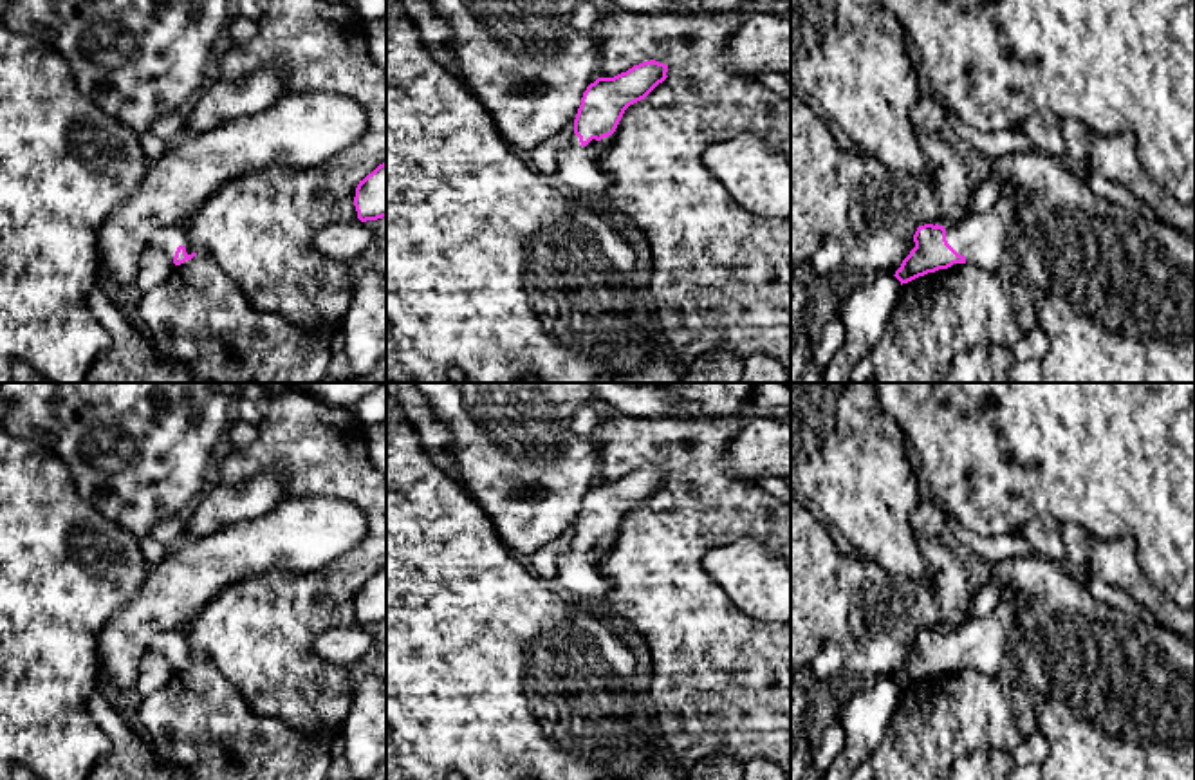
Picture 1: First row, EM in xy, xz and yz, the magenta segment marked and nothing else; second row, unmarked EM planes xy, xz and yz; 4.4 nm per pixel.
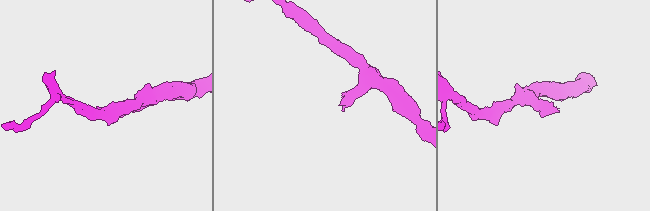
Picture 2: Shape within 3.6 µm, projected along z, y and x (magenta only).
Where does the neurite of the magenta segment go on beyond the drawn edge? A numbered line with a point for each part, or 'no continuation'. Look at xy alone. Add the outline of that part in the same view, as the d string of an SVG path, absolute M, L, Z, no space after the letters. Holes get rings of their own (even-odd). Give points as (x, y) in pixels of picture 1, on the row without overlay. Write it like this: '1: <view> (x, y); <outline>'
1: xy (168, 643); M184 627L171 632L157 634L150 643L150 650L164 655L171 664L179 650L184 650L188 659L195 657L195 654L190 650Z

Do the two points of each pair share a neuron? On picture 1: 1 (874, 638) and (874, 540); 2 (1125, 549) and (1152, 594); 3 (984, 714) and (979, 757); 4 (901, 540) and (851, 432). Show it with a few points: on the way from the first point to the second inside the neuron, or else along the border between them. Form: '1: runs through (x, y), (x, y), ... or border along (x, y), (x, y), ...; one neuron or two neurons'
1: border along (858, 555), (912, 580); two neurons
2: runs through (1125, 560), (1125, 569), (1141, 585); one neuron
3: border along (990, 750), (977, 748), (954, 761); two neurons
4: runs through (874, 513), (869, 490), (851, 459); one neuron

